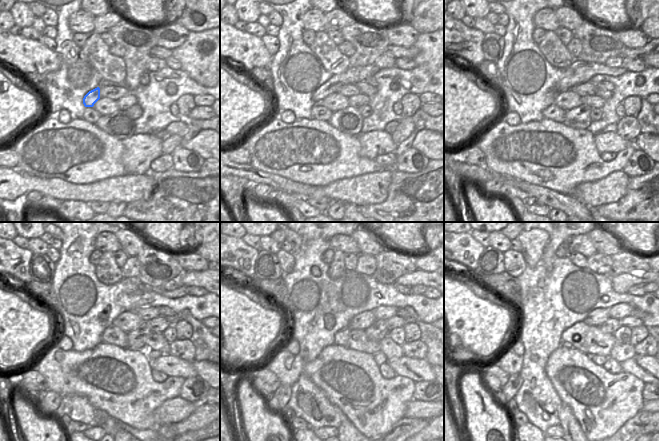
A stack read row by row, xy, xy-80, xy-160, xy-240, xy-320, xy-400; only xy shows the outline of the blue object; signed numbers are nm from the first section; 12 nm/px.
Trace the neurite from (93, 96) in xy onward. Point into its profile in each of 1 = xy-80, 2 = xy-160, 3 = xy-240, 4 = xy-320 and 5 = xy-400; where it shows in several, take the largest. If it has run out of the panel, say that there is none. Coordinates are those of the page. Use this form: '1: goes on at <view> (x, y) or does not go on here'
1: goes on at xy-80 (358, 74)
2: goes on at xy-160 (578, 72)
3: goes on at xy-240 (181, 291)
4: goes on at xy-320 (418, 289)
5: goes on at xy-400 (647, 287)

